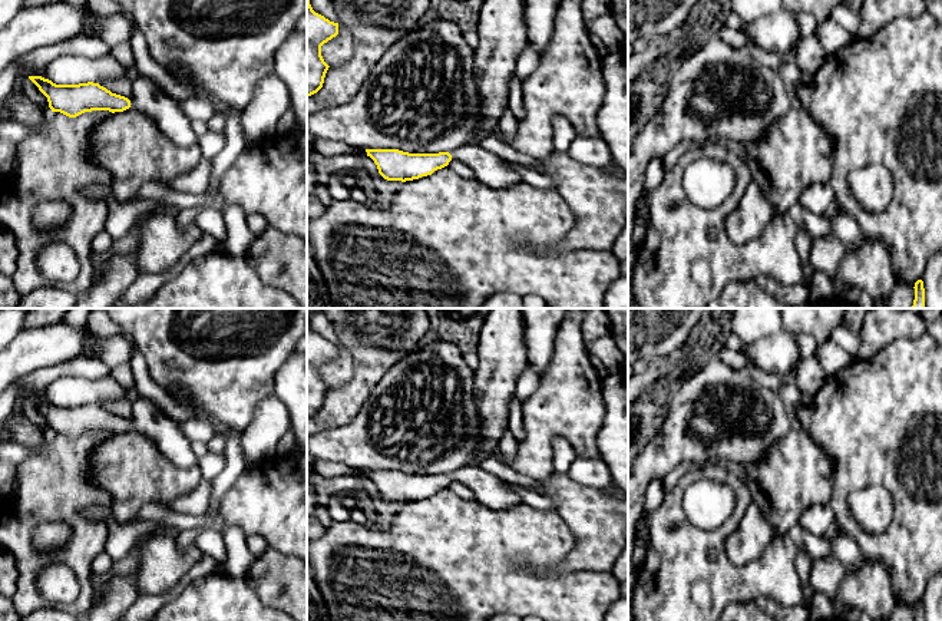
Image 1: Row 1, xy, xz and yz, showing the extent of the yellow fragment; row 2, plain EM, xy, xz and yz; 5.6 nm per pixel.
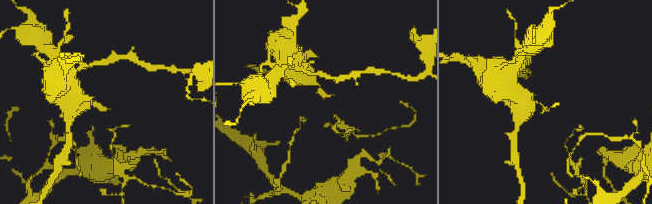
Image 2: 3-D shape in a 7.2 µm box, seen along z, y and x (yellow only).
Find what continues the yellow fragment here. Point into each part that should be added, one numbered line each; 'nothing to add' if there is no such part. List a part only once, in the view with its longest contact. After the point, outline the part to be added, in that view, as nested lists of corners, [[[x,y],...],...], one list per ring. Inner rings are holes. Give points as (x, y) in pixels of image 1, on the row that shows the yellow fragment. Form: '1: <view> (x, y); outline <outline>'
1: xy (148, 96); outline [[[141,75],[132,82],[132,98],[129,100],[132,109],[149,115],[175,145],[182,148],[198,145],[198,136],[191,126],[191,120],[176,100],[153,79]]]

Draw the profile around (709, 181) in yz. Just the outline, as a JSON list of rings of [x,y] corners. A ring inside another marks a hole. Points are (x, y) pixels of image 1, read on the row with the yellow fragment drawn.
[[[707,153],[691,162],[682,176],[688,201],[703,209],[715,209],[730,198],[736,186],[736,172],[723,158]]]

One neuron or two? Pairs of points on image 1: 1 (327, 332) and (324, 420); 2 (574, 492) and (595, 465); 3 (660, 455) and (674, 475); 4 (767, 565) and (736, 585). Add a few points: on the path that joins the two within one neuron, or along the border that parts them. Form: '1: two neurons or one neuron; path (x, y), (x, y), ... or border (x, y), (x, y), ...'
1: two neurons; border (329, 323), (339, 343)
2: two neurons; border (567, 473), (579, 484), (602, 489)
3: two neurons; border (694, 465), (680, 462), (663, 478)
4: one neuron; path (760, 572), (743, 582)

